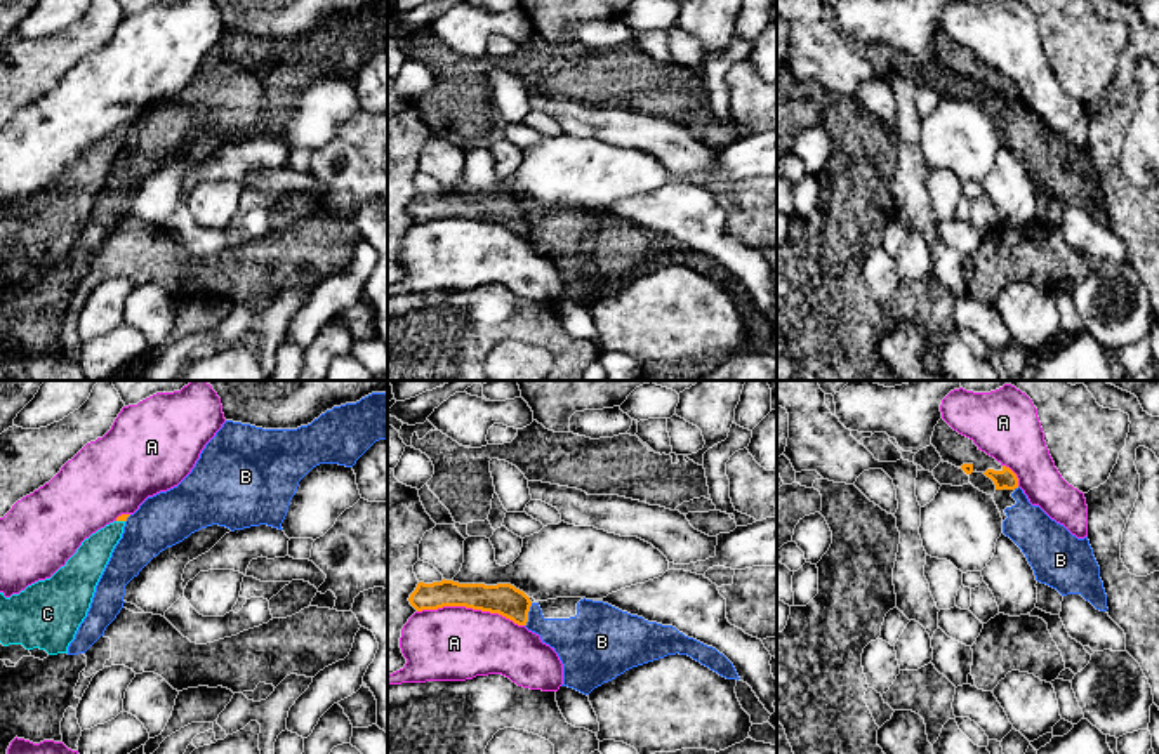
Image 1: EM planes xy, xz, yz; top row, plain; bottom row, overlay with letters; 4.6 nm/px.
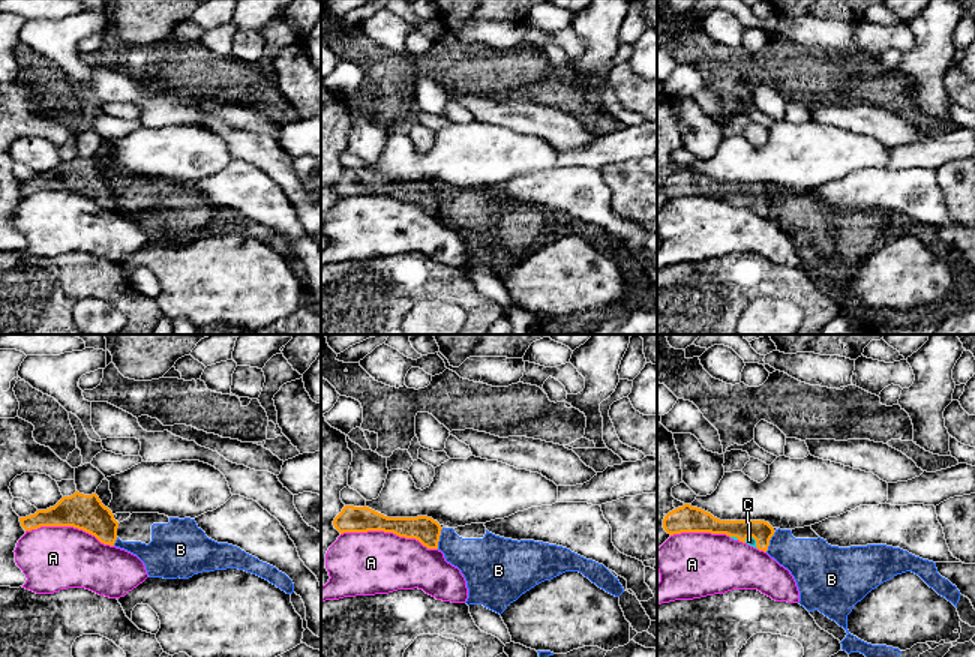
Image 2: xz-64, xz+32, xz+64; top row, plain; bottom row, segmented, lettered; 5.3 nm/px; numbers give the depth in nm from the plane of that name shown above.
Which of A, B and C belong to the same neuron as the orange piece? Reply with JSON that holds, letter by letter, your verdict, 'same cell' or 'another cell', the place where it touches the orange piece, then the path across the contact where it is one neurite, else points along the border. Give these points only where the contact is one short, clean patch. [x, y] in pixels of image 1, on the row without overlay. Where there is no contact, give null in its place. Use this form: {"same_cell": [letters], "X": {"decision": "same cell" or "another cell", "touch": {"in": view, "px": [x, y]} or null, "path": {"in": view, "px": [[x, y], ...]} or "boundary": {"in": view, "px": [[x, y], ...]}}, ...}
{"same_cell": ["C"], "A": {"decision": "another cell", "touch": {"in": "xz", "px": [471, 218]}}, "B": {"decision": "another cell", "touch": {"in": "xz", "px": [527, 226]}, "boundary": {"in": "xz", "px": [[532, 214], [525, 237]]}}, "C": {"decision": "same cell", "touch": {"in": "xy", "px": [120, 131]}}}

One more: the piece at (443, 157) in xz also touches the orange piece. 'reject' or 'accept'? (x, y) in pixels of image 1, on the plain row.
reject

